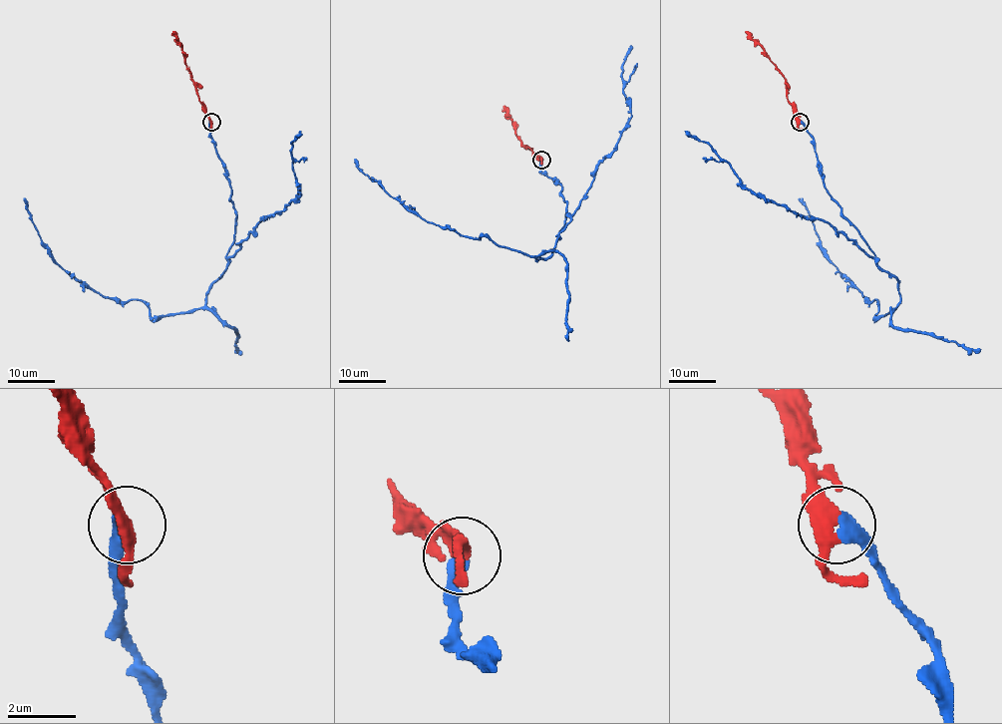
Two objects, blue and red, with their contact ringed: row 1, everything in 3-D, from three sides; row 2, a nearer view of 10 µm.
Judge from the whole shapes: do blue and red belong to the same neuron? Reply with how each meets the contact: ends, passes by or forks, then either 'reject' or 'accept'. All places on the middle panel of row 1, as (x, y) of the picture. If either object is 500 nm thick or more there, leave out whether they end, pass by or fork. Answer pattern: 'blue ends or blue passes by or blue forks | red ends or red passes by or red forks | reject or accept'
blue ends | red passes by | accept

